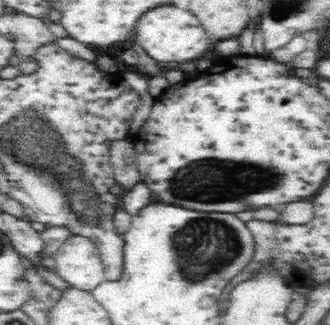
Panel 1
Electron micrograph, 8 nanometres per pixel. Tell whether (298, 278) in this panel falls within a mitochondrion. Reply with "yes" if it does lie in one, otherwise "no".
no

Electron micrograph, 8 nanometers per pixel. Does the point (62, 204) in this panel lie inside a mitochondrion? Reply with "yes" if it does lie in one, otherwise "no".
yes

